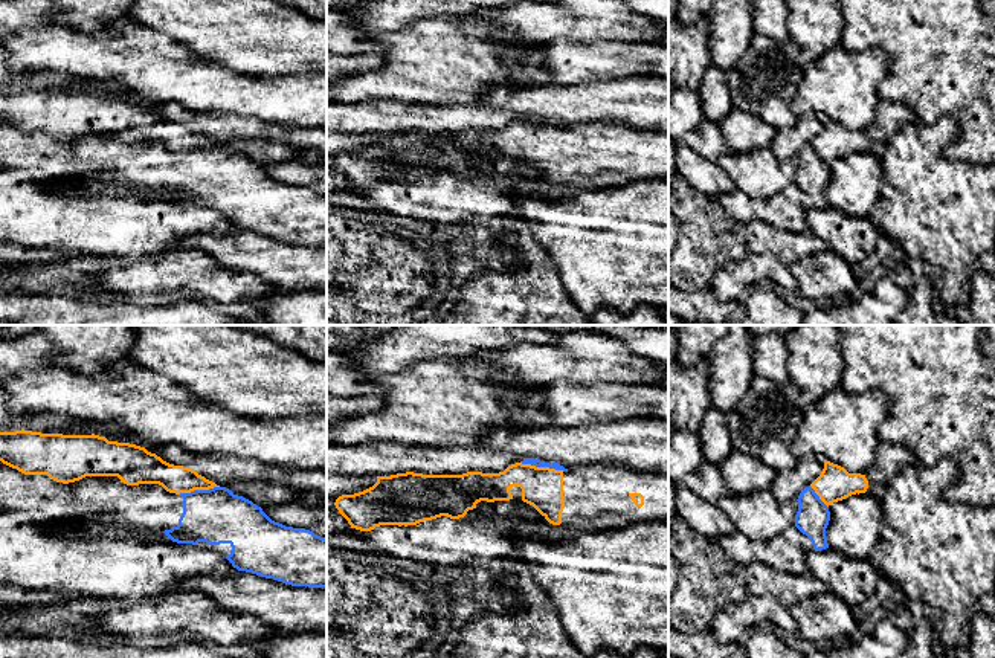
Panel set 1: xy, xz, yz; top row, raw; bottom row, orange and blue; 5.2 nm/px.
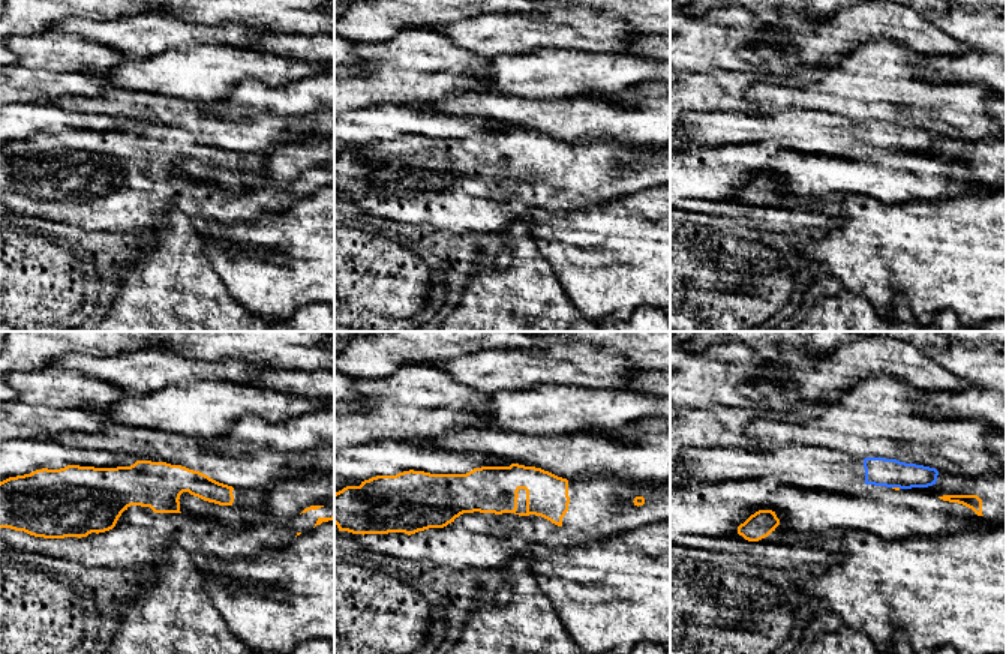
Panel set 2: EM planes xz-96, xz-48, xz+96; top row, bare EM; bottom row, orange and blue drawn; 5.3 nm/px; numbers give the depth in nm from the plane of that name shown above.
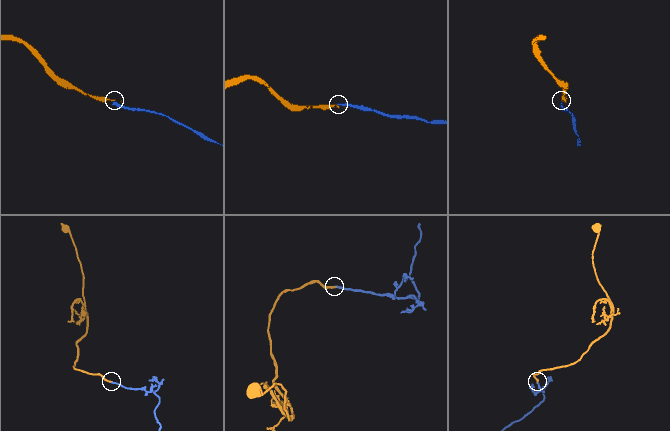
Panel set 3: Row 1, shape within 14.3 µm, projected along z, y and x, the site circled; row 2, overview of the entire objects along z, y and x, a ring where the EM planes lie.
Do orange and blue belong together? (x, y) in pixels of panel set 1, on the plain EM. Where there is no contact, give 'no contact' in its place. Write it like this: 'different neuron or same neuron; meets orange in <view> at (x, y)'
different neuron; meets orange in xz at (542, 125)

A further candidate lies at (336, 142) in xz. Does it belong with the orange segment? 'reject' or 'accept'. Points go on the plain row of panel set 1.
reject

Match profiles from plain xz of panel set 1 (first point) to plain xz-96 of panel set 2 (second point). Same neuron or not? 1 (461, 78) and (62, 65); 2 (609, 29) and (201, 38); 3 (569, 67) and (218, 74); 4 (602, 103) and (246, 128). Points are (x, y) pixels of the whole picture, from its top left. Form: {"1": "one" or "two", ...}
{"1": "one", "2": "one", "3": "one", "4": "one"}

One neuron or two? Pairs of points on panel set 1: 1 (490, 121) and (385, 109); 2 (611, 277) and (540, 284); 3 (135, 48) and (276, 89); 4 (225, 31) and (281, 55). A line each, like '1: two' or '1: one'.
1: one
2: two
3: one
4: one

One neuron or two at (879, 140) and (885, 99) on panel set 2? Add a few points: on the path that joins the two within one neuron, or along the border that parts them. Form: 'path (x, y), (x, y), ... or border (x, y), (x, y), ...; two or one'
border (847, 117), (856, 122), (895, 122), (916, 129); two

